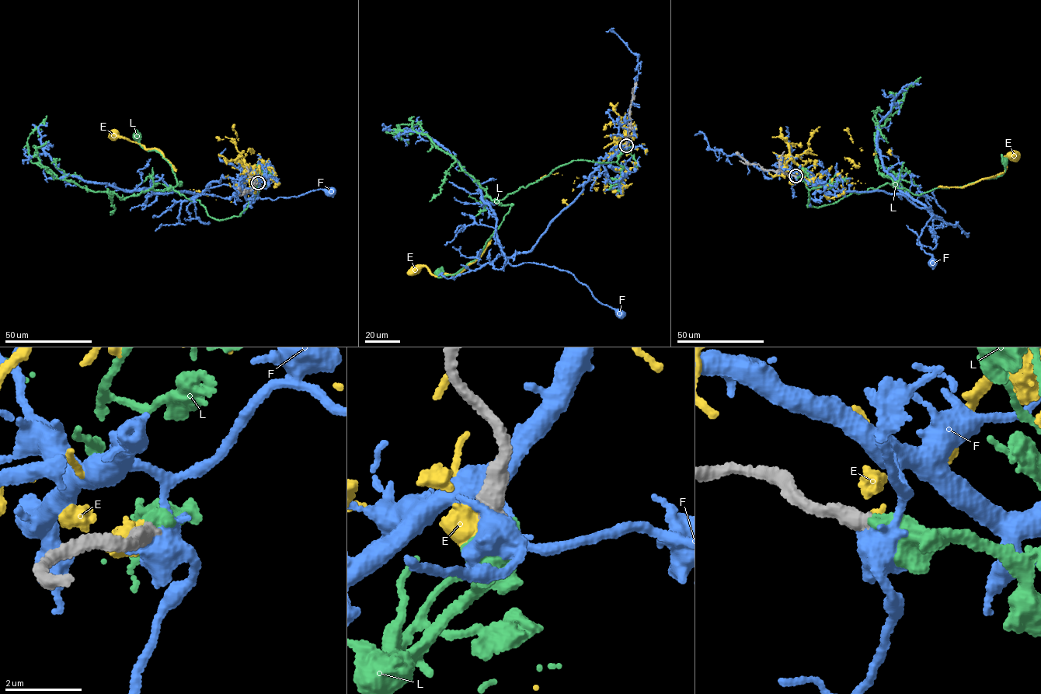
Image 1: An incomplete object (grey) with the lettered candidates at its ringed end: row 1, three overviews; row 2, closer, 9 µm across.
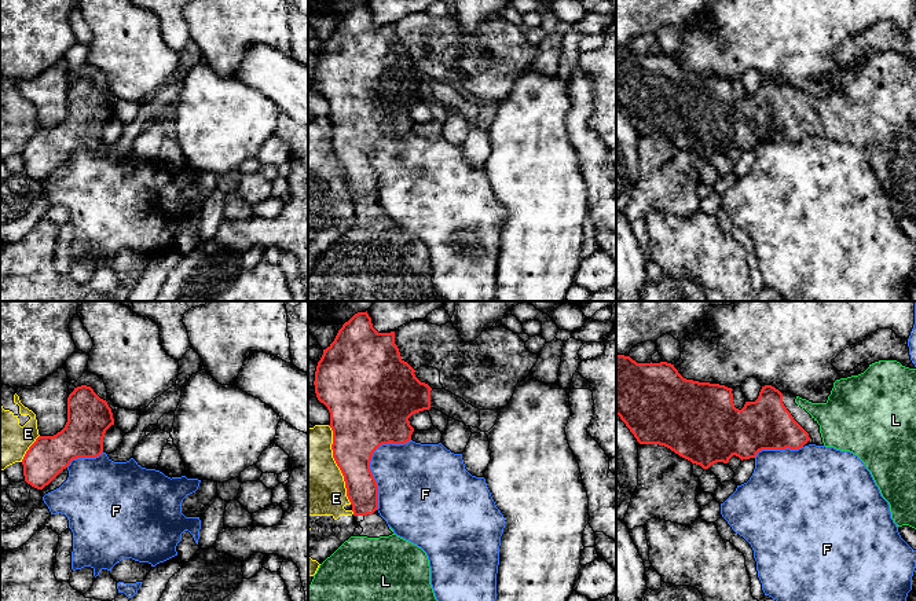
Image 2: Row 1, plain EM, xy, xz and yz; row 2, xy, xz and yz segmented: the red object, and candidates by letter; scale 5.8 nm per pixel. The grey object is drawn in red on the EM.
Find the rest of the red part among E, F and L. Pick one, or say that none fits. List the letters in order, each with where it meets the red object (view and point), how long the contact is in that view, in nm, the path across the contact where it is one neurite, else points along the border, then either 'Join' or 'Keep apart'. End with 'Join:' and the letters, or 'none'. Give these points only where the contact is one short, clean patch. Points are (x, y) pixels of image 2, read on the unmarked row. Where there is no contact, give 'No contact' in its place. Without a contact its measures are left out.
E: Touches red at xz (337, 157). Shared border 480 nm. Keep apart
F: Touches red at xz (369, 154). Shared border 460 nm. Keep apart
L: No contact. Join
Join: L

